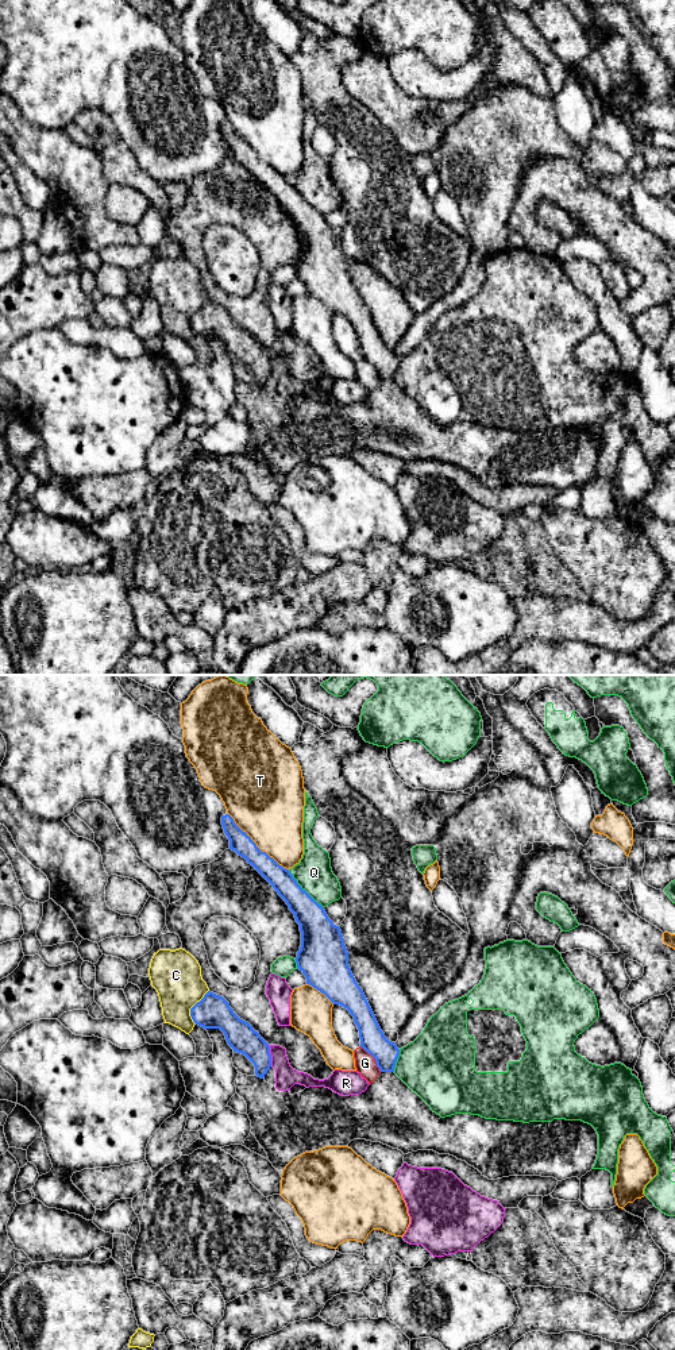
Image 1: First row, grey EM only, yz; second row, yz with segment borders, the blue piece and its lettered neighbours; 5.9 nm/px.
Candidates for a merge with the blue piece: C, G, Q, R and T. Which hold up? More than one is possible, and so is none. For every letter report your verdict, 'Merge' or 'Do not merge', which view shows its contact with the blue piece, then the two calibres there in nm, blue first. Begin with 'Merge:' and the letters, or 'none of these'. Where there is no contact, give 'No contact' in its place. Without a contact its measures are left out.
Merge: none of these
C: Do not merge. Touches blue in yz. Thickness 200 nm (blue) against 300 nm
G: Do not merge. Touches blue in yz. Thickness 150 nm (blue) against 120 nm
Q: Do not merge. Touches blue in yz. Thickness 190 nm (blue) against 220 nm
R: Do not merge. Touches blue in yz. Thickness 170 nm (blue) against 130 nm
T: Do not merge. Touches blue in yz. Thickness 140 nm (blue) against 420 nm

